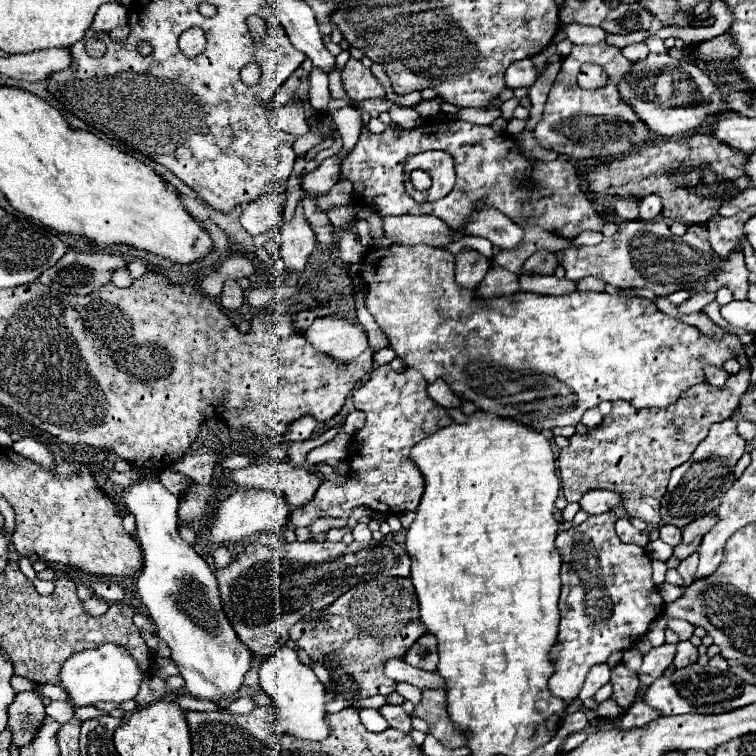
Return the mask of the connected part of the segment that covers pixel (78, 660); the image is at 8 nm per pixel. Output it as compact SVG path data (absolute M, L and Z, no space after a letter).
M104 644L94 650L84 650L72 654L62 670L60 670L60 686L68 694L68 702L74 708L80 706L96 706L98 702L124 702L132 700L138 692L140 680L144 674L138 670L136 660L130 656L130 652L118 644Z

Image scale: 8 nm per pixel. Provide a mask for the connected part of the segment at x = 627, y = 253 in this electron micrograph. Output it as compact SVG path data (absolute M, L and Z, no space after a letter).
M632 220L622 222L612 238L604 238L598 246L570 246L558 254L568 280L576 282L586 276L600 276L606 284L618 288L650 288L656 296L666 296L676 290L716 292L726 286L736 300L746 300L748 278L742 276L744 254L732 252L728 258L716 256L708 244L708 232L702 224L688 226L682 238L670 234L664 220Z

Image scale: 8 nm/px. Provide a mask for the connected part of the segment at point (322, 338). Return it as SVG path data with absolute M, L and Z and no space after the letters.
M316 318L304 338L322 354L348 364L368 348L366 332L360 324L338 318Z

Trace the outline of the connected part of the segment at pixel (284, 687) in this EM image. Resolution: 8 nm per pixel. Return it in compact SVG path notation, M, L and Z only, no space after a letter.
M280 646L274 654L264 658L258 676L260 676L260 686L270 694L278 710L278 720L274 724L276 734L288 732L296 738L308 738L308 740L322 740L324 736L328 736L328 724L324 722L324 714L326 714L324 684L316 678L310 666L300 662L296 650L288 646Z

